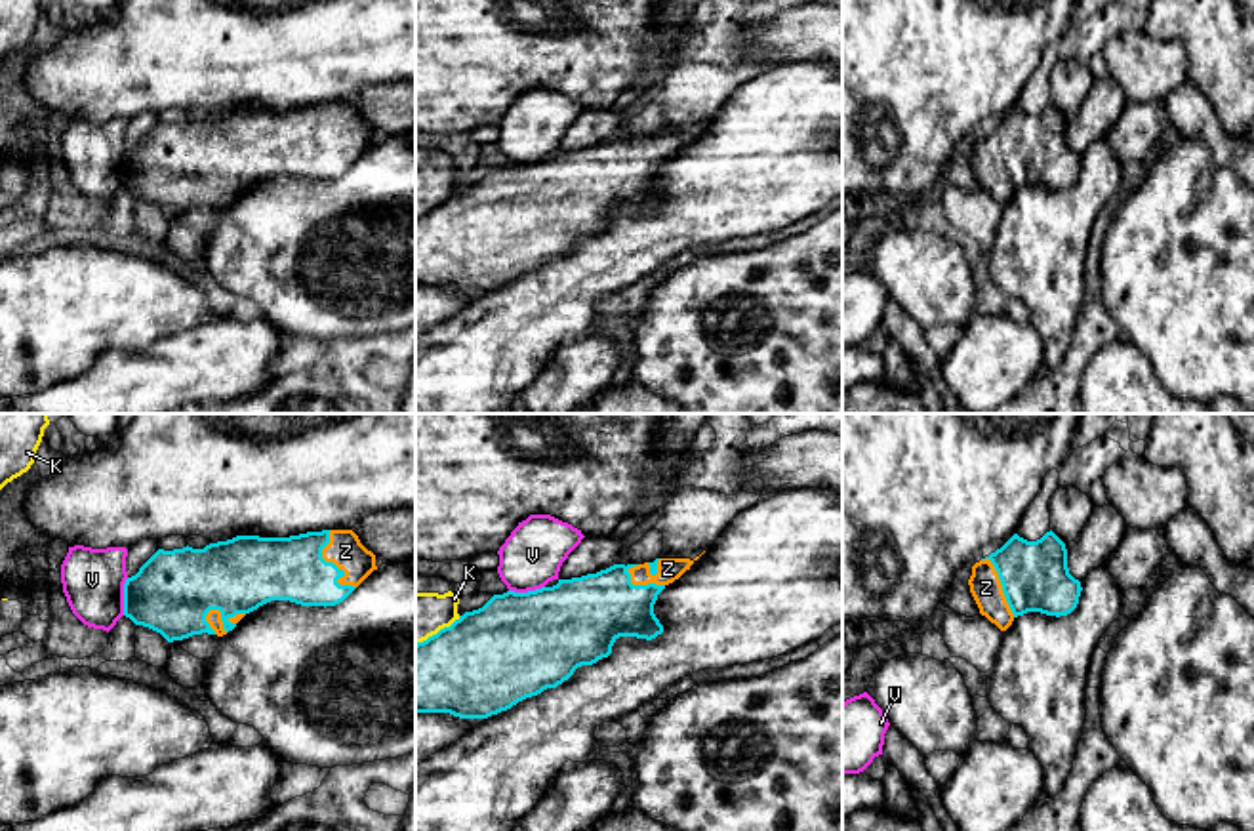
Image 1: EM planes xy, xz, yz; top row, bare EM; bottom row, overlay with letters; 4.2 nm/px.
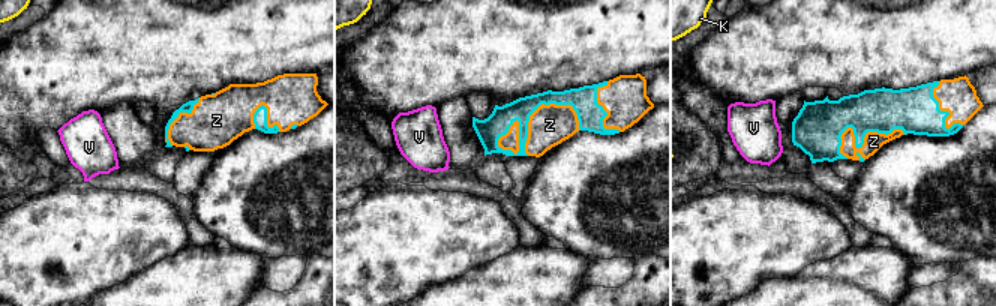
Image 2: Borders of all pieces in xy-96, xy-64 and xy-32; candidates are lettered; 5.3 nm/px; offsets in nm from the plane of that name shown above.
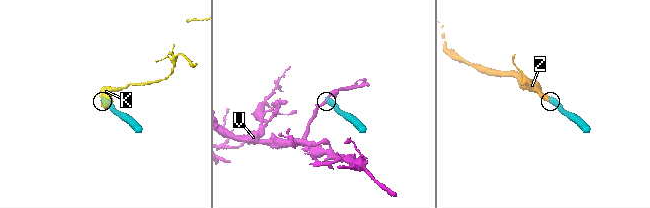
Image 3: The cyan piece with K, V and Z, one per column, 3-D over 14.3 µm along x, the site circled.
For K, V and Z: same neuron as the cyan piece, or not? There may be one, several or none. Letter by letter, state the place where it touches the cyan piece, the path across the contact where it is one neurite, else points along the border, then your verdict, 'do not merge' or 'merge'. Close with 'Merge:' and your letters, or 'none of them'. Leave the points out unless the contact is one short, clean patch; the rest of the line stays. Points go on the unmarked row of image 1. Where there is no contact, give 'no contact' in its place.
K: contact xz (439, 204); do not merge
V: contact xy (124, 170); border xy (128, 151), (124, 157), (122, 187); do not merge
Z: contact xy (332, 136); merge
Merge: Z

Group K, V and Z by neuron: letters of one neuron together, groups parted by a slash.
K / V / Z

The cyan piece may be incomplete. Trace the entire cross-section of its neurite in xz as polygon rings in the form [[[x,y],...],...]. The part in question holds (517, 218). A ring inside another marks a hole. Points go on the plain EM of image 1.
[[[690,132],[614,137],[597,147],[558,152],[553,160],[494,168],[482,181],[465,185],[415,217],[415,286],[488,292],[556,261],[577,240],[608,231],[619,210],[656,212],[663,206],[654,187],[657,168],[692,137]]]

